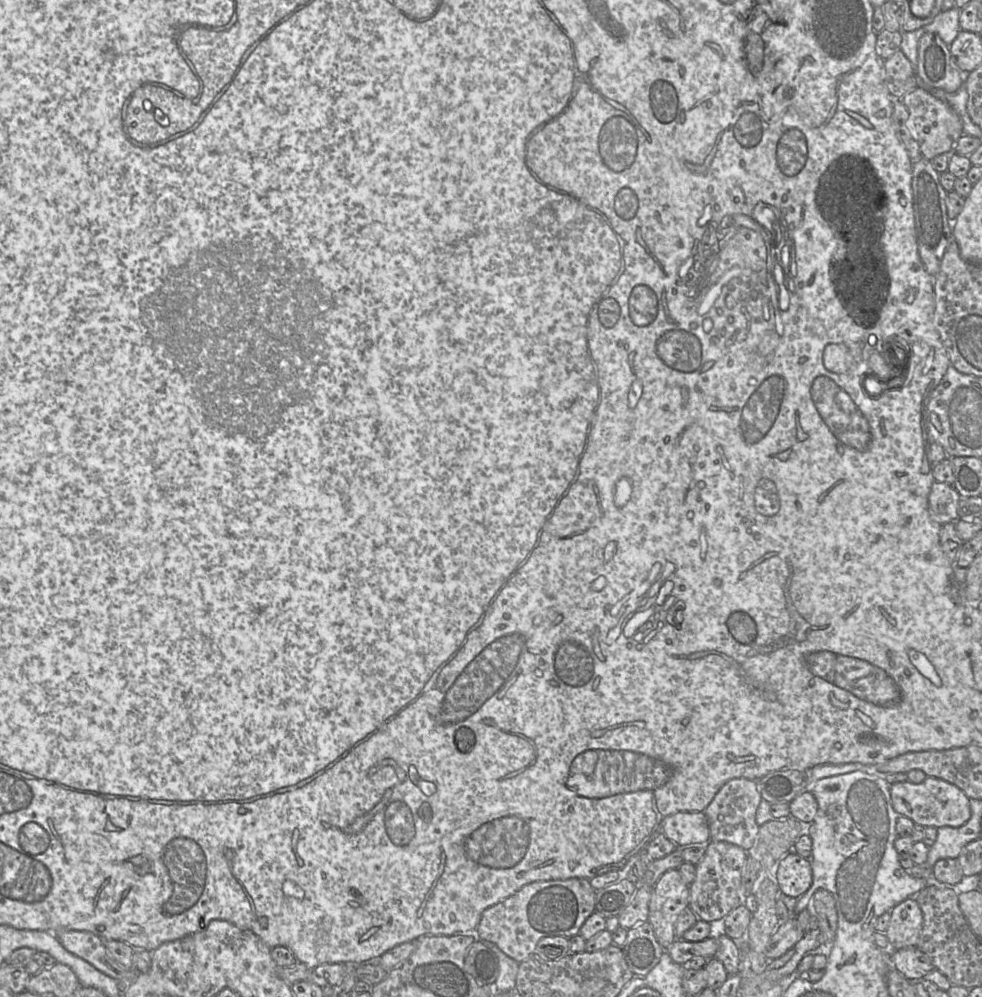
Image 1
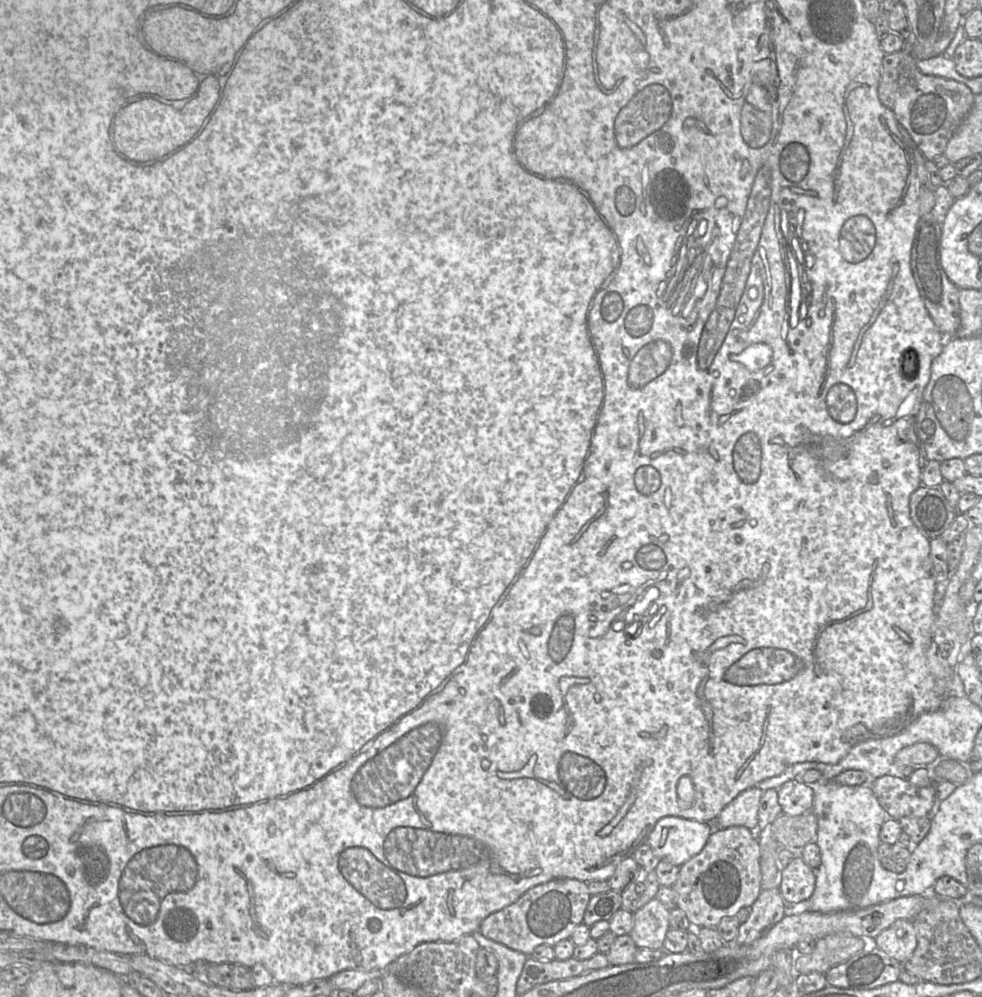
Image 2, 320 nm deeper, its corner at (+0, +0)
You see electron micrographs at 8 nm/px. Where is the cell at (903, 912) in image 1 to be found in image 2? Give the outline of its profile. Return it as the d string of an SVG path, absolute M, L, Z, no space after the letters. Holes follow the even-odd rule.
M900 919L883 930L876 938L876 947L889 957L904 963L917 947L913 920Z

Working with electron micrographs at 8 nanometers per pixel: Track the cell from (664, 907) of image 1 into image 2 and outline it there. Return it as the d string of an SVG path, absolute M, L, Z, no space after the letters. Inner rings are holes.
M655 897L633 913L634 923L629 935L637 948L663 948L670 929L669 914L670 911Z

